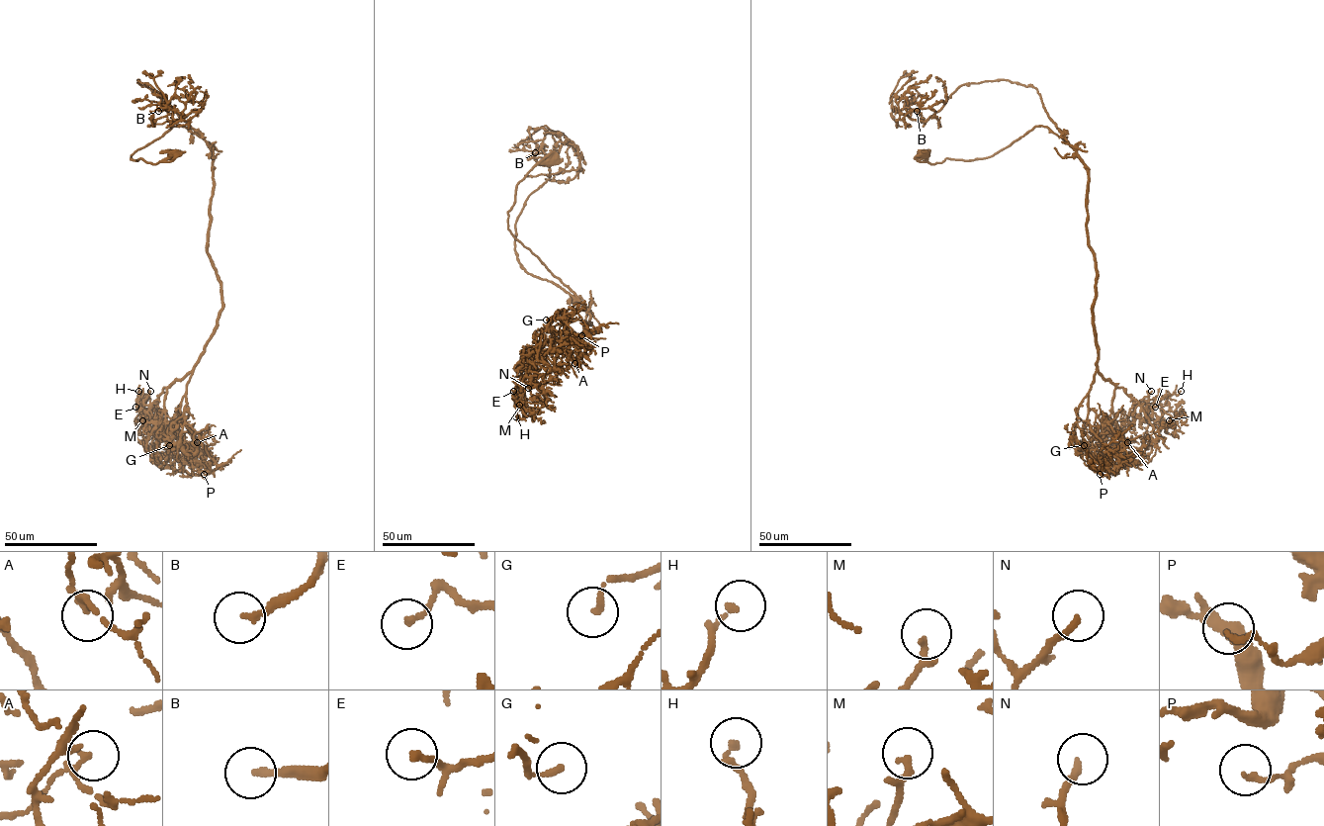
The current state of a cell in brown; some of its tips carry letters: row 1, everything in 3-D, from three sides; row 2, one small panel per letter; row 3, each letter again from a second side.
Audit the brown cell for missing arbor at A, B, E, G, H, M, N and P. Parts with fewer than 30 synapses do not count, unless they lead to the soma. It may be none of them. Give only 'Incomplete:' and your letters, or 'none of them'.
Incomplete: B

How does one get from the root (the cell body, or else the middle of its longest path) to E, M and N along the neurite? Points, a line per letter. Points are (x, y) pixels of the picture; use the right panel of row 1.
E: (926, 154), (931, 164), (987, 158), (1036, 126), (1066, 139), (1088, 175), (1097, 368), (1134, 405), (1155, 407)
M: (926, 154), (987, 158), (1036, 126), (1066, 139), (1088, 175), (1097, 368), (1169, 420)
N: (926, 154), (931, 164), (987, 158), (1036, 126), (1066, 139), (1088, 175), (1097, 368), (1134, 405), (1151, 391)

